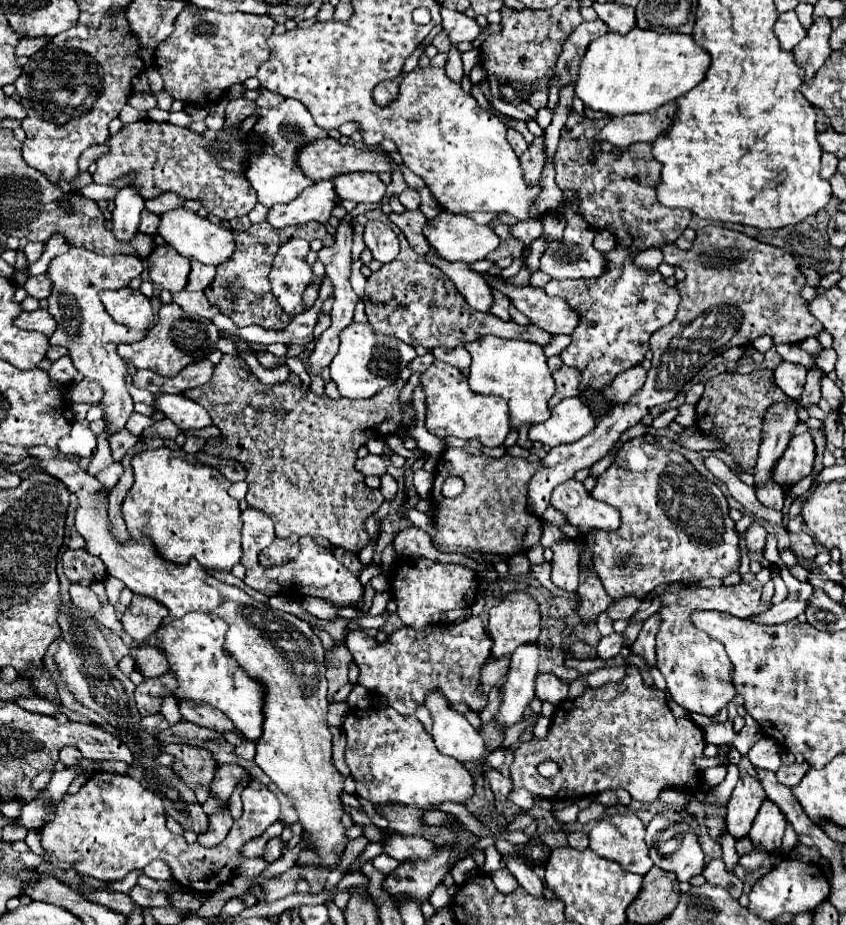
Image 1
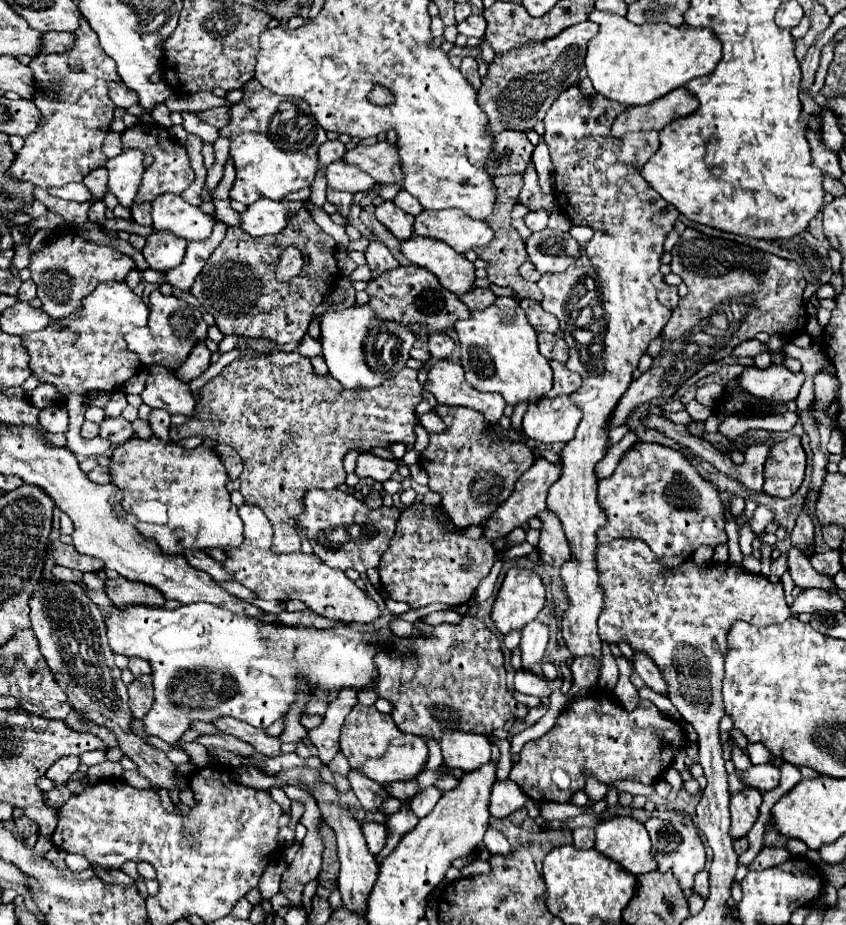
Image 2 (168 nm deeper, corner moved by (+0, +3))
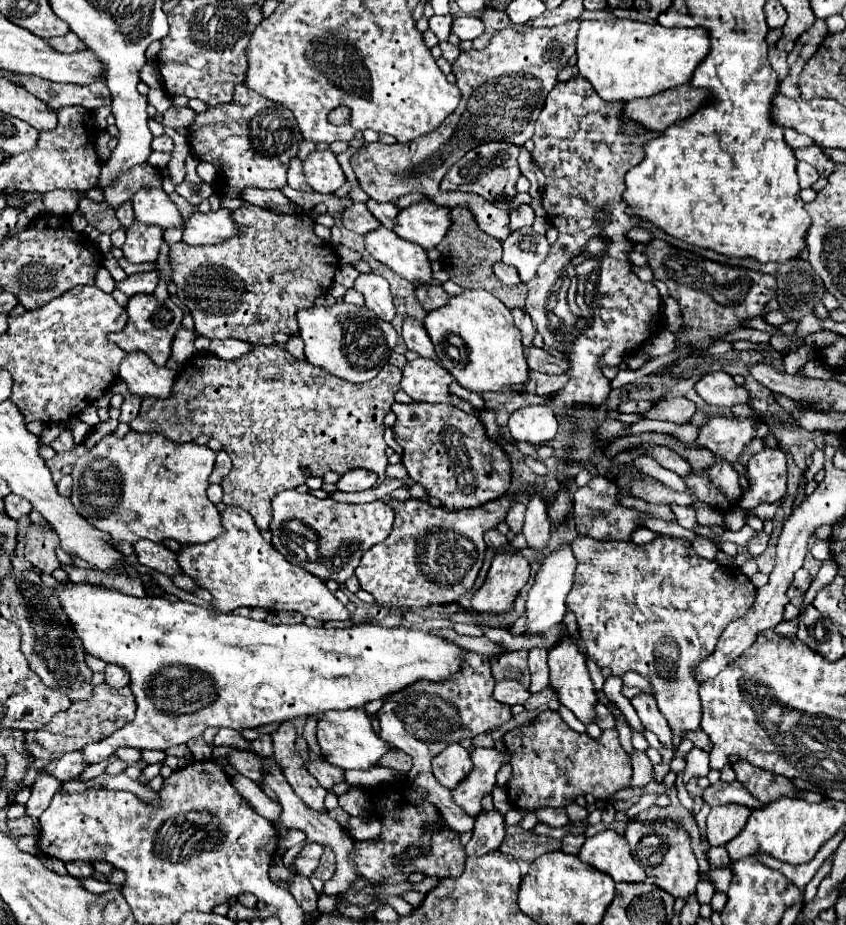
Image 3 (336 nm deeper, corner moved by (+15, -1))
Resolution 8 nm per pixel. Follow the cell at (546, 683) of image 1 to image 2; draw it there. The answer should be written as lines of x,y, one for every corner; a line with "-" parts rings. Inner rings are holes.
518,670
516,672
514,688
522,694
530,694
530,696
538,696
538,698
548,698
552,694
548,680
544,676
530,672
530,670

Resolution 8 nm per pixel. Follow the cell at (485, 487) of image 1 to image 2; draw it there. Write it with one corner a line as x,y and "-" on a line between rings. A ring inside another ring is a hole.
438,406
436,412
446,422
448,430
442,434
432,434
430,444
420,454
420,466
426,470
426,474
430,478
428,488
442,496
442,508
446,510
446,514
458,528
468,528
472,524
484,526
484,522
494,514
494,510
508,498
508,494
514,488
514,482
524,474
524,470
528,470
534,464
534,454
530,452
530,448
524,442
510,442
506,438
488,436
488,428
482,422
484,418
480,416
480,412
476,412
472,408

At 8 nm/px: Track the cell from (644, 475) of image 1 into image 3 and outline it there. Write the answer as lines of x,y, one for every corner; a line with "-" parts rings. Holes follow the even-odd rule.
595,476
591,478
591,482
583,488
579,488
573,496
573,510
575,510
575,524
577,524
577,532
581,536
589,536
595,540
629,540
631,532
635,528
639,528
639,520
647,518
645,514
633,510
633,508
625,508
617,502
617,494
619,488
615,482
611,482
605,476

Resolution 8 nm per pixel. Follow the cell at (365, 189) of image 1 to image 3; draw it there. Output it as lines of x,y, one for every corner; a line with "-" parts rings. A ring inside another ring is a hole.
315,150
303,160
303,174
309,186
321,194
333,194
345,184
345,174
331,150

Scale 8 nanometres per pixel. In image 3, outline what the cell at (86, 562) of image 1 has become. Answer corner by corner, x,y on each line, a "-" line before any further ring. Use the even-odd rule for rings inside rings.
35,524
27,528
23,554
25,554
25,560
29,560
41,572
51,574
55,568
59,568
59,560
55,556
57,546
59,546
57,534
51,528
39,528

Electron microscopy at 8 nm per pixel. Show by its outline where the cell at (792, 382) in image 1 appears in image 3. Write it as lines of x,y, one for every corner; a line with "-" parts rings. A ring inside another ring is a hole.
711,372
701,376
695,384
695,390
707,404
725,410
735,404
747,404
751,398
749,392
743,386
737,386
733,382
733,376
729,376
727,372

